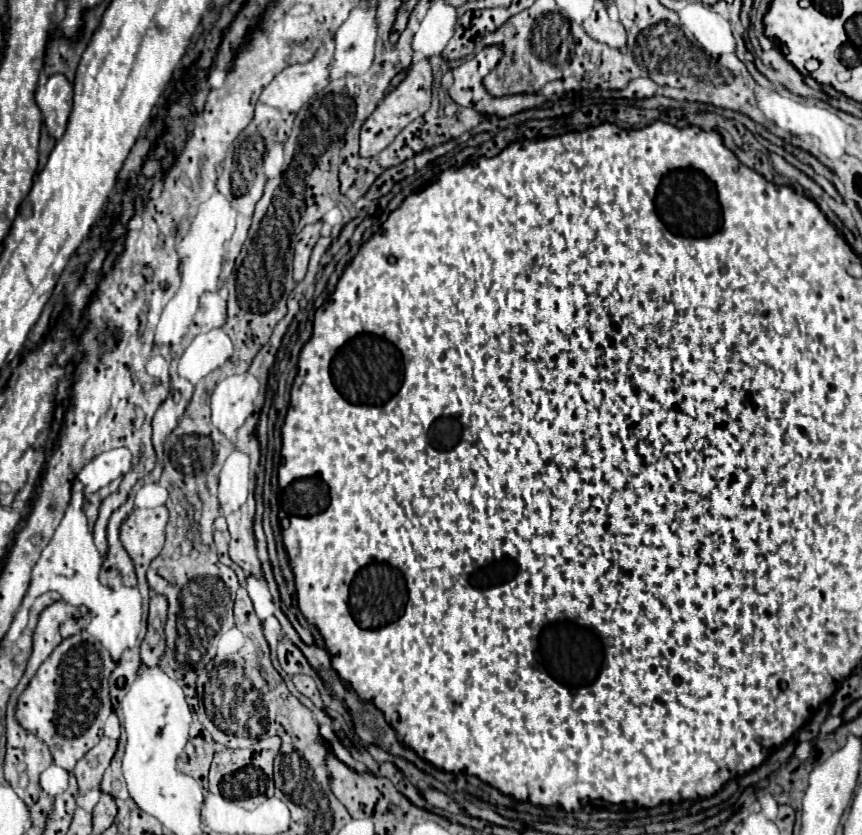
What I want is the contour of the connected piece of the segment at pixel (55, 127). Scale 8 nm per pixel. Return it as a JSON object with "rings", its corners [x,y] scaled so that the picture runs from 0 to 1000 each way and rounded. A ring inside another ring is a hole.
{"rings":[[[63,89],[56,93],[53,101],[44,103],[42,108],[42,122],[51,139],[51,146],[56,151],[58,163],[65,168],[74,160],[79,139],[84,132],[84,101],[77,96],[74,89]]]}

